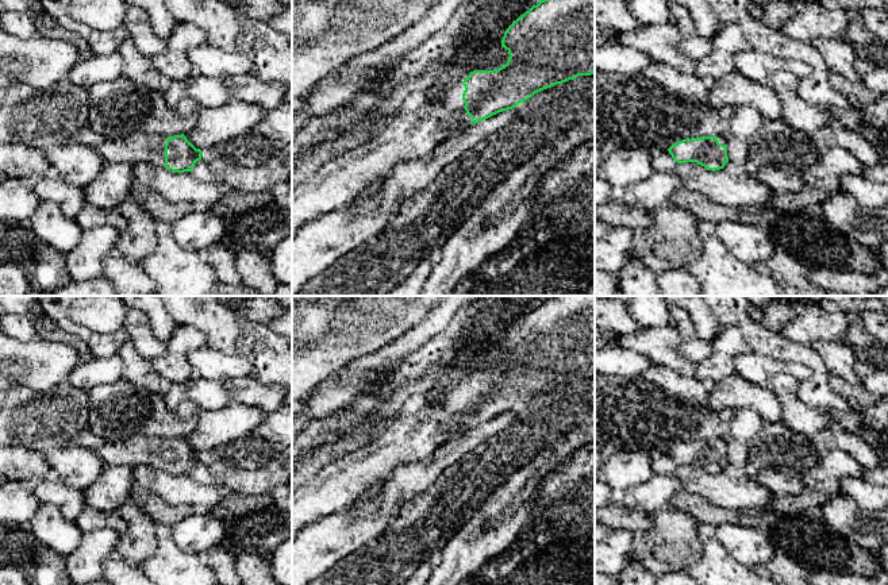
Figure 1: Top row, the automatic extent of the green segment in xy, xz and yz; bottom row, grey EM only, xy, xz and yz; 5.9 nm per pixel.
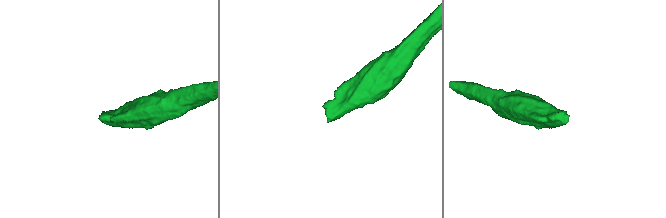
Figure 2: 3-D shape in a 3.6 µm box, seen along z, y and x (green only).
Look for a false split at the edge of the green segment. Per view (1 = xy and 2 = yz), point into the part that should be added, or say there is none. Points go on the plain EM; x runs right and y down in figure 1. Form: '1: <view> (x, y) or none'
1: xy (135, 450)
2: yz (661, 464)

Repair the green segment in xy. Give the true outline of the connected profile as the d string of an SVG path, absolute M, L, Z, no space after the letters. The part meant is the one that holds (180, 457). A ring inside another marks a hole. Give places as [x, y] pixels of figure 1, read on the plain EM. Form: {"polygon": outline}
{"polygon": "M139 434L116 443L104 442L96 449L96 454L107 465L126 465L132 469L151 465L177 476L192 474L203 458L184 436L165 439Z"}

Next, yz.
{"polygon": "M724 438L683 442L668 453L651 451L654 474L673 476L679 466L696 465L707 473L723 472L729 465Z"}

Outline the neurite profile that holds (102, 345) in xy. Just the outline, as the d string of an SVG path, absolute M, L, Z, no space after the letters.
M119 330L112 334L96 334L88 342L93 358L104 358L119 354L122 346L128 340L128 334Z

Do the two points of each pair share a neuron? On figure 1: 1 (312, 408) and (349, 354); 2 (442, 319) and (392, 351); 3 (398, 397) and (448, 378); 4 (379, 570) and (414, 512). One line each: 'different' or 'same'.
1: different
2: same
3: different
4: same

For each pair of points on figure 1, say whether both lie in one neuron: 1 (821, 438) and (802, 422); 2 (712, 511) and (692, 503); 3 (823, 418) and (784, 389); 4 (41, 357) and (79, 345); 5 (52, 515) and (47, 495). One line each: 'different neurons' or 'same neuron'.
1: different neurons
2: same neuron
3: same neuron
4: different neurons
5: different neurons

